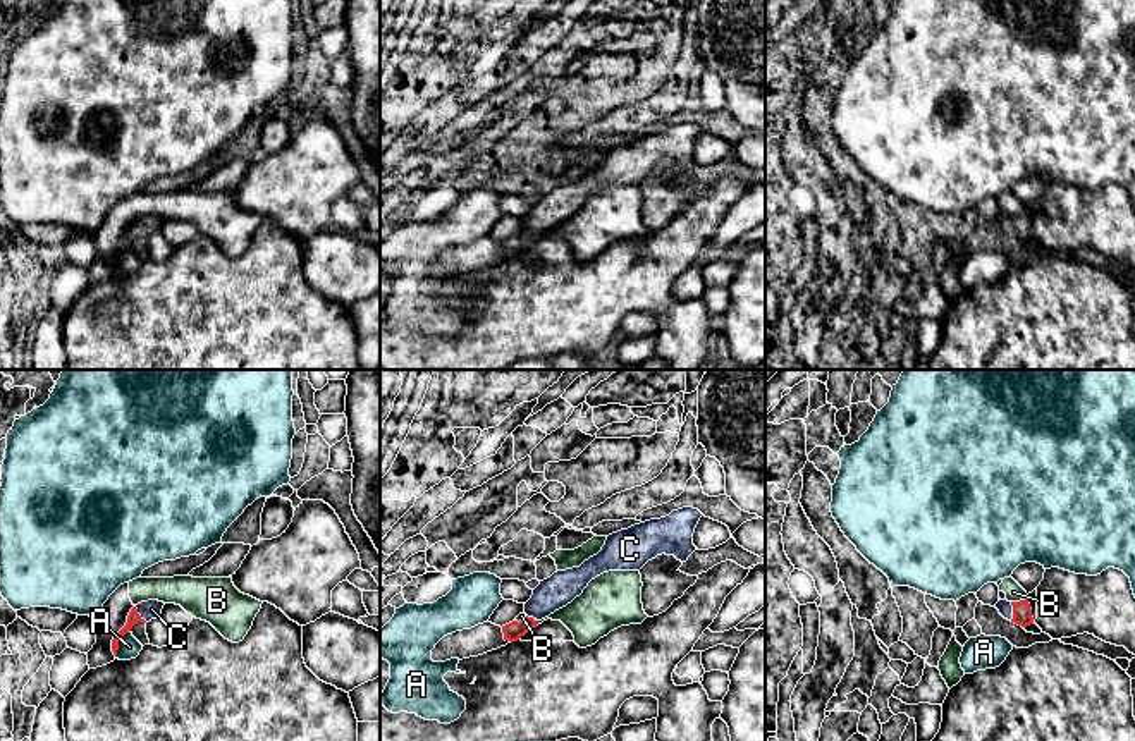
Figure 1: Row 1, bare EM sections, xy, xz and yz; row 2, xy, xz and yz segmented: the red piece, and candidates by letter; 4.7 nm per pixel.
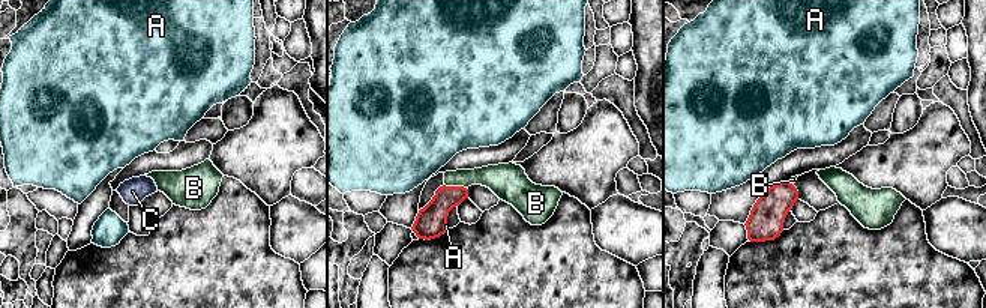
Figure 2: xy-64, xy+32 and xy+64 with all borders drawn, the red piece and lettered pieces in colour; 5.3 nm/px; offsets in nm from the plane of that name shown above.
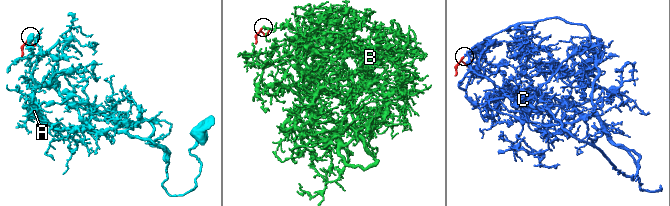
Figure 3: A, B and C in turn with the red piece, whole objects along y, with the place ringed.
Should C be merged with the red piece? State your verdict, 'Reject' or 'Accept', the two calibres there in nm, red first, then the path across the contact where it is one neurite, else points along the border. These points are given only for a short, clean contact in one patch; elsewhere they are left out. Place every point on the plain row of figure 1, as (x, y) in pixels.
Accept. Thickness 60 nm (red) against 90 nm. Path across: xy (133, 232), (136, 227), (152, 224)

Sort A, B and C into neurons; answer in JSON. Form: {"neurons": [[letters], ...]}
{"neurons": [["A"], ["B"], ["C"]]}

